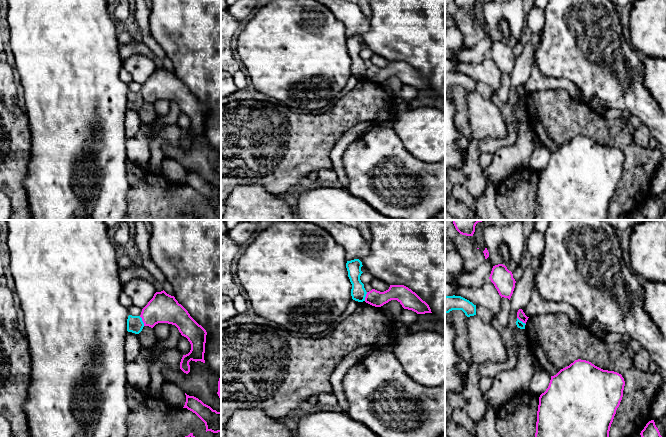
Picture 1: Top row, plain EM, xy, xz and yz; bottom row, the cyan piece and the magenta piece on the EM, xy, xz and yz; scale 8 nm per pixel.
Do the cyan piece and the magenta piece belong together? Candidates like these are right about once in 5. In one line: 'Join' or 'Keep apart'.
Keep apart

